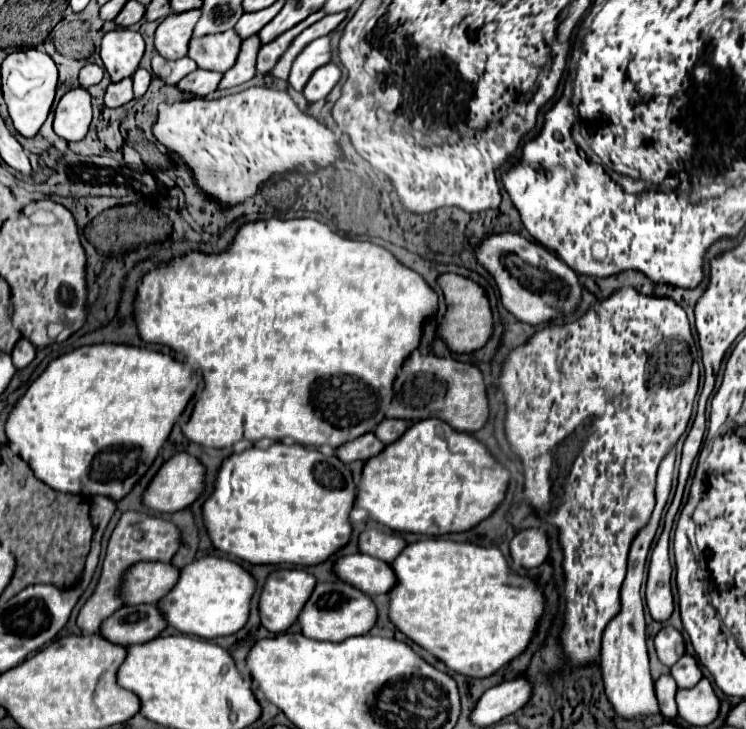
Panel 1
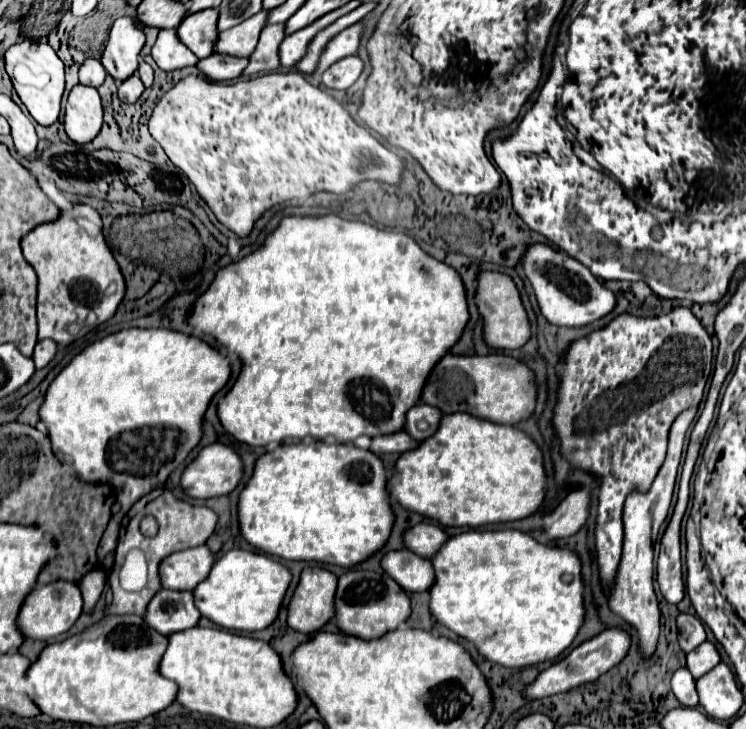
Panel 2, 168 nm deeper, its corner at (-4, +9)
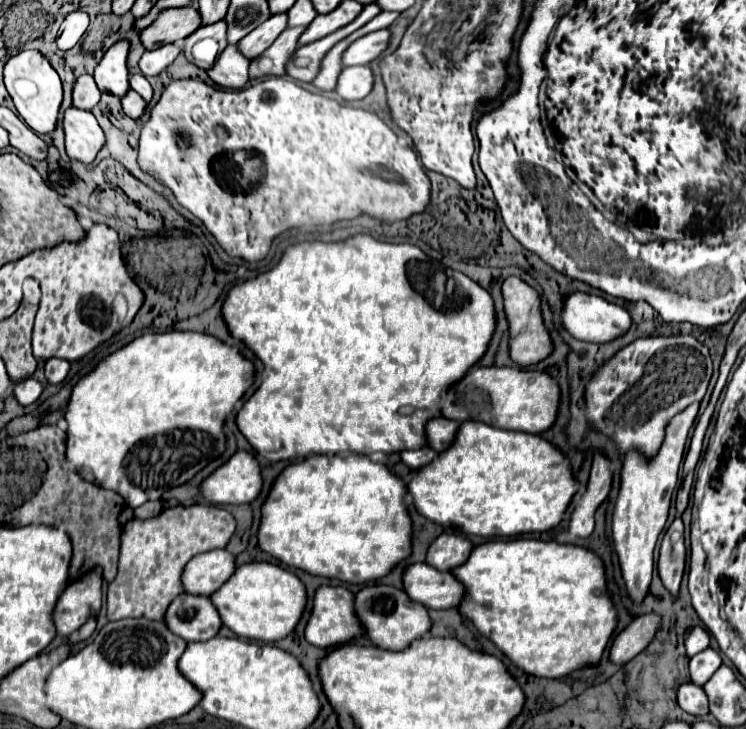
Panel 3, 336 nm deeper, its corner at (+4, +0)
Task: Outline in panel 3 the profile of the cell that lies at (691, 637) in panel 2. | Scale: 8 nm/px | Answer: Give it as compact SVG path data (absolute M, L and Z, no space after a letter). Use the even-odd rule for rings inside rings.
M696 626L690 628L686 634L686 654L688 656L696 656L698 652L706 650L710 646L710 632L704 626Z

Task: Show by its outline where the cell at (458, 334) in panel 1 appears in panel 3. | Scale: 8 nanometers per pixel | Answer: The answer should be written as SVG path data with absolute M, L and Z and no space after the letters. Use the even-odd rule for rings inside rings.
M518 276L506 278L506 282L502 284L502 294L504 294L506 314L510 320L510 334L512 334L510 356L512 356L512 360L520 366L532 366L532 364L542 362L544 358L548 358L552 354L554 344L552 344L548 328L544 326L540 294L532 286L528 286L524 280L520 280Z

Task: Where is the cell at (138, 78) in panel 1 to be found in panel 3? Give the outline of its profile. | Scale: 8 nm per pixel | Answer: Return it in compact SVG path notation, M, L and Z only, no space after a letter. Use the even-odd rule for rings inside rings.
M134 74L134 76L130 78L130 86L132 86L132 90L136 90L146 102L152 100L152 86L148 84L148 80L146 80L144 74Z

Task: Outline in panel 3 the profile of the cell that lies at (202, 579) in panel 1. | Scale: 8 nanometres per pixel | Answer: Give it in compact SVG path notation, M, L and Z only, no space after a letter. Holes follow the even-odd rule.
M252 562L236 568L236 574L212 596L214 606L224 618L224 626L242 638L276 642L294 632L302 614L306 612L306 586L290 570L270 562Z

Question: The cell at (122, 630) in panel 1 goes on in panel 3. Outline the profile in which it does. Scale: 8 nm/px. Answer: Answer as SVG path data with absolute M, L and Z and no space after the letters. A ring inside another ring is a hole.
M194 594L178 596L168 608L164 620L168 622L168 628L174 634L180 634L188 642L210 640L222 628L220 614L212 604L210 596L194 596Z

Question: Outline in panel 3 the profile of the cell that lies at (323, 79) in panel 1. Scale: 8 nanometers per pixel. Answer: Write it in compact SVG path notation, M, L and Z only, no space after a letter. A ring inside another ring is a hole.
M352 66L352 68L344 68L340 78L338 78L338 86L336 92L344 98L344 100L362 100L366 98L374 88L374 72L370 66Z

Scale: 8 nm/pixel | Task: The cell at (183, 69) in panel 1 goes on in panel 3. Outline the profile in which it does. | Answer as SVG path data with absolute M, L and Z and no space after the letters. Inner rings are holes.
M172 42L172 44L164 44L152 52L144 52L142 60L140 60L140 70L144 76L156 76L162 70L166 70L174 58L180 54L182 50L182 42Z

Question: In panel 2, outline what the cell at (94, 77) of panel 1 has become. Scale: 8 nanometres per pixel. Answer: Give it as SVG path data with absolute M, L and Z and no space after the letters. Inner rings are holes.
M88 57L82 67L80 67L80 83L82 85L90 85L90 87L100 87L104 83L106 77L106 69L98 59Z

